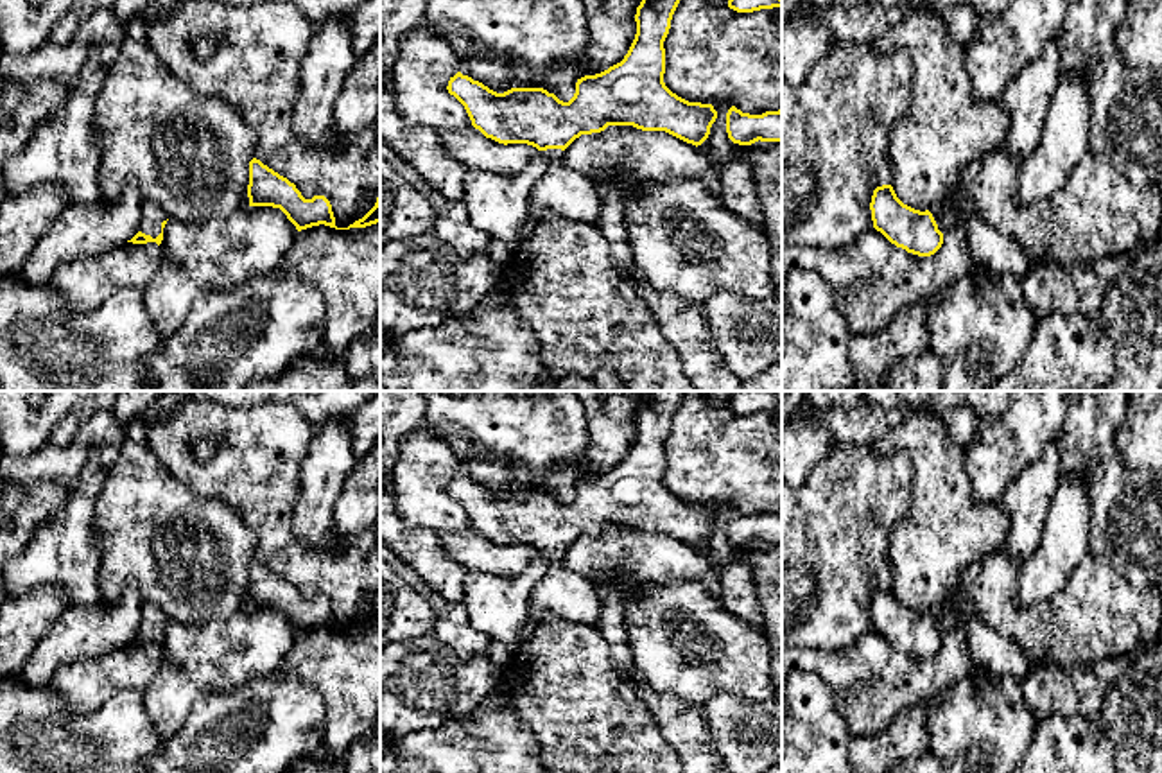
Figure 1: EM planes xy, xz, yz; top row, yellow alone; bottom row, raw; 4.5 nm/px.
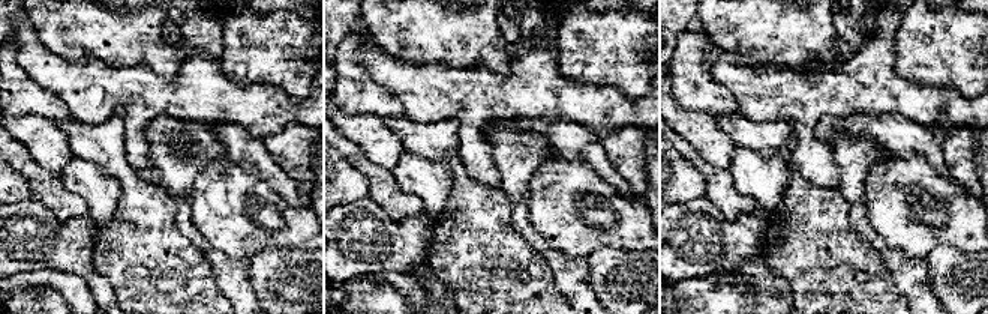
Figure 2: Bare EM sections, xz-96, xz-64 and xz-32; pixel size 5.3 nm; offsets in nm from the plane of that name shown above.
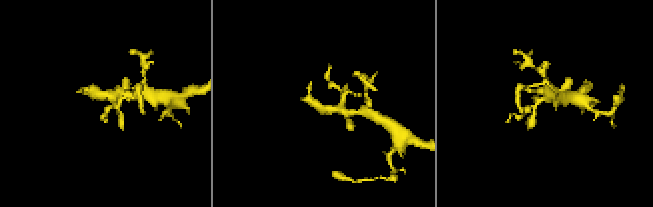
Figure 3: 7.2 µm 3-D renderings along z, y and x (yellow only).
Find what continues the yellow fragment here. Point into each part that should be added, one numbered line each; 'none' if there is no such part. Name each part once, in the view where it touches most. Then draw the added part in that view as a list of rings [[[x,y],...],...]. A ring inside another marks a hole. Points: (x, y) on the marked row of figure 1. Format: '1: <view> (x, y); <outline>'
1: xy (153, 216); [[[149,199],[142,201],[142,222],[140,231],[156,239],[161,233],[161,222],[167,221],[169,215],[158,203]]]

